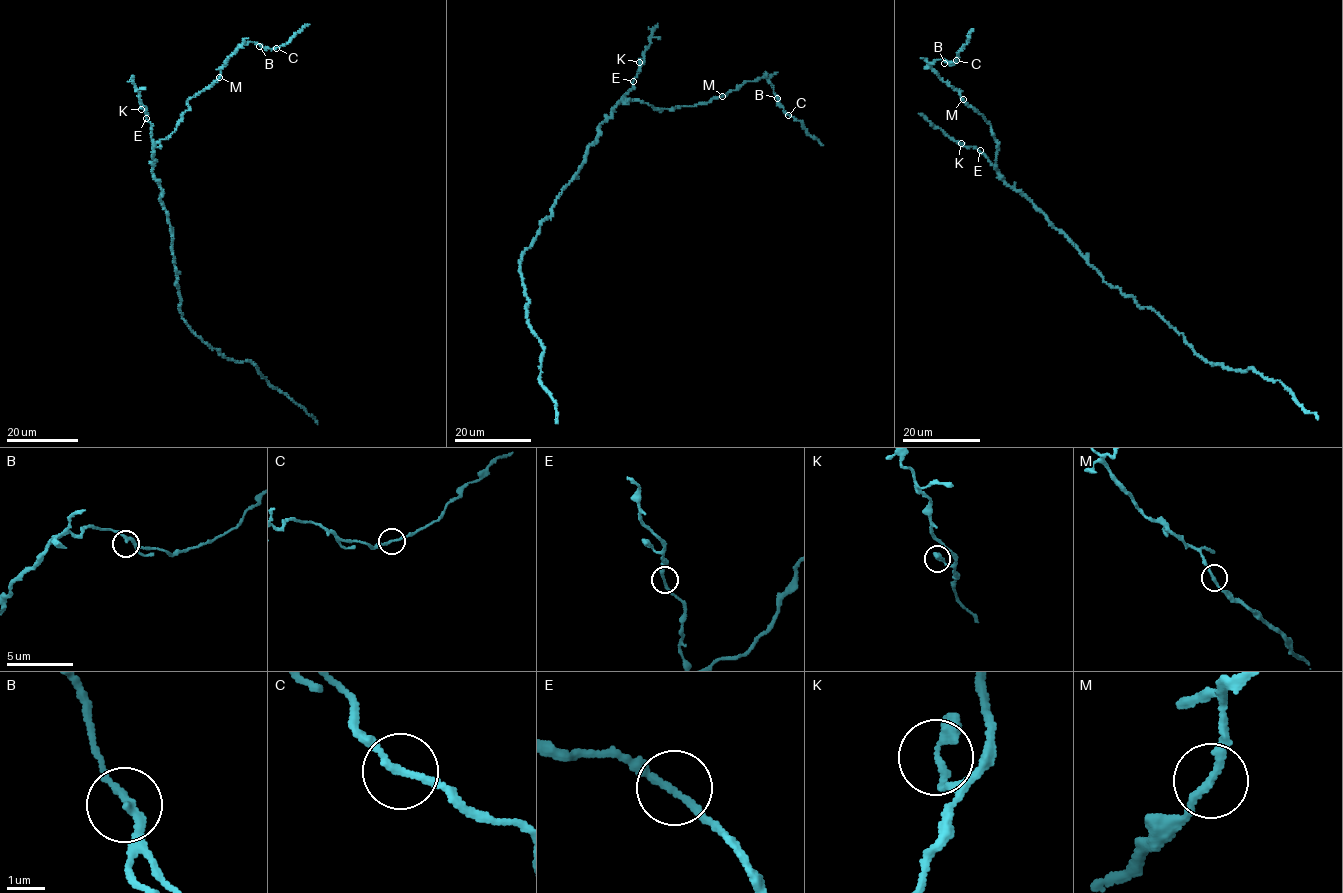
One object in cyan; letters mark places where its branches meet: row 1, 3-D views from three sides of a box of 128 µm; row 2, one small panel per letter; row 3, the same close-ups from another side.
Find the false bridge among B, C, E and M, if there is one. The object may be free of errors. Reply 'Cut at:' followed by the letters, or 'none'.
Cut at: none

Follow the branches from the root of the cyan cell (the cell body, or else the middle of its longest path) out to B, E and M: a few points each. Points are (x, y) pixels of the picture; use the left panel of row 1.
B: (169, 222), (151, 170), (154, 146), (241, 45), (259, 46)
E: (169, 222), (160, 201), (163, 190), (151, 170), (155, 162), (152, 155), (152, 126), (146, 118)
M: (169, 222), (160, 201), (163, 190), (151, 170), (153, 147), (174, 131), (189, 109), (189, 98), (219, 77)

